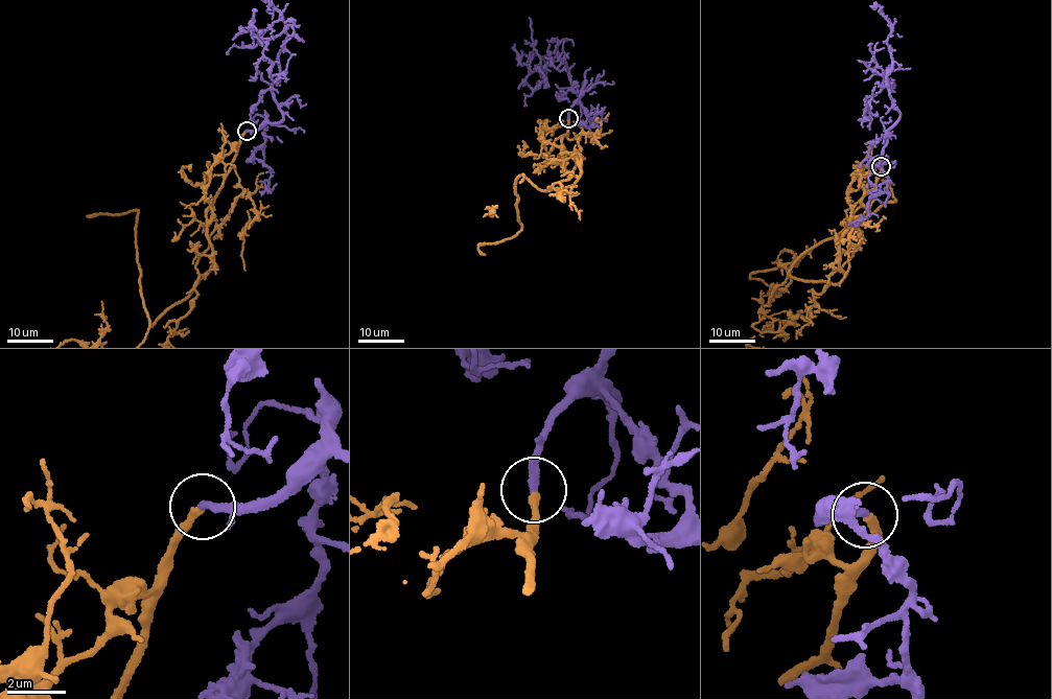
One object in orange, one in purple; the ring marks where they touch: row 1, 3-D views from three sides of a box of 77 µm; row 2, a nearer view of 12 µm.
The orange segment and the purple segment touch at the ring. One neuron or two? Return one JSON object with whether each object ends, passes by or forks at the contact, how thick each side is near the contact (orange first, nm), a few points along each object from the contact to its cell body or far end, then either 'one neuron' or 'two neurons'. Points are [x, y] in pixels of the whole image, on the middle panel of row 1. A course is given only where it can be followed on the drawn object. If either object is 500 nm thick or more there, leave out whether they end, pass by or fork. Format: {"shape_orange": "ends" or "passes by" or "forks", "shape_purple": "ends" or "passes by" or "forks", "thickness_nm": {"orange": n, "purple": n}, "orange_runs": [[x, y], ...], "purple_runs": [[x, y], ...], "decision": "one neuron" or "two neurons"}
{"shape_orange": "ends", "shape_purple": "ends", "thickness_nm": {"orange": 260, "purple": 280}, "decision": "one neuron"}

